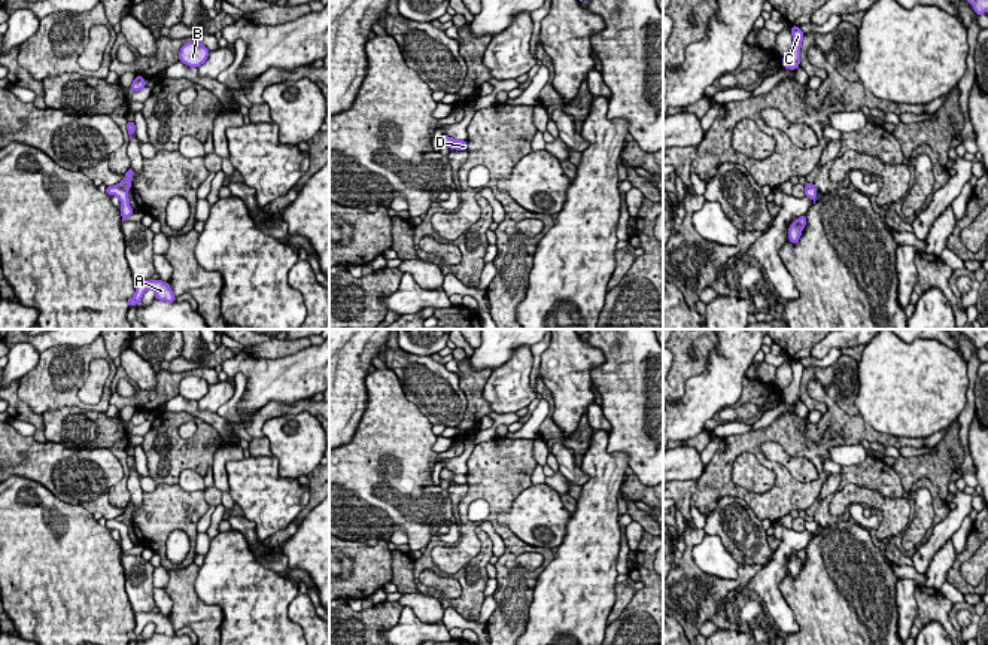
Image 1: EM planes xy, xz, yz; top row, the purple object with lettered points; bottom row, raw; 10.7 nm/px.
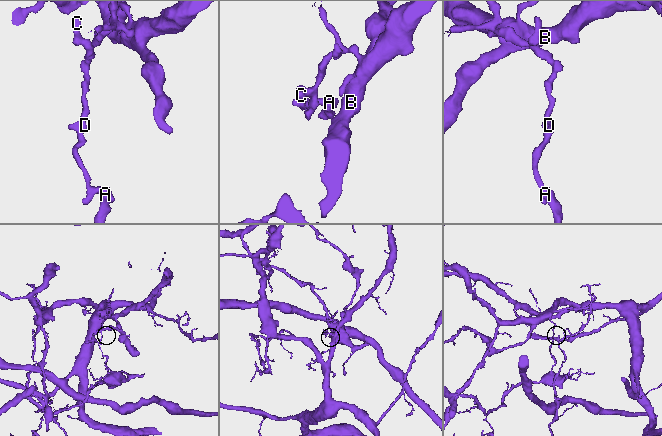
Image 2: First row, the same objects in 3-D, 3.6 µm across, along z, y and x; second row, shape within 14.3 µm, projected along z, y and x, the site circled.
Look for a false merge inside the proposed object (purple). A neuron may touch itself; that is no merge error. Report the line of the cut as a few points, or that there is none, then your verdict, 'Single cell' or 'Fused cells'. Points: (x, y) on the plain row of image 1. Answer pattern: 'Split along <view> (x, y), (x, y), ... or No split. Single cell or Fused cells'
Split along xz (453, 474), (455, 481). Fused cells

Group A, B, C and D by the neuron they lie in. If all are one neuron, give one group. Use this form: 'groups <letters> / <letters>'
groups A / B C D

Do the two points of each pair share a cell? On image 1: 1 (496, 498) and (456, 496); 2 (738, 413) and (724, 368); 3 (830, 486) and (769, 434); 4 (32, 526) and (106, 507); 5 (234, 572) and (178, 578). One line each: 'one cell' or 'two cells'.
1: two cells
2: two cells
3: two cells
4: two cells
5: two cells

